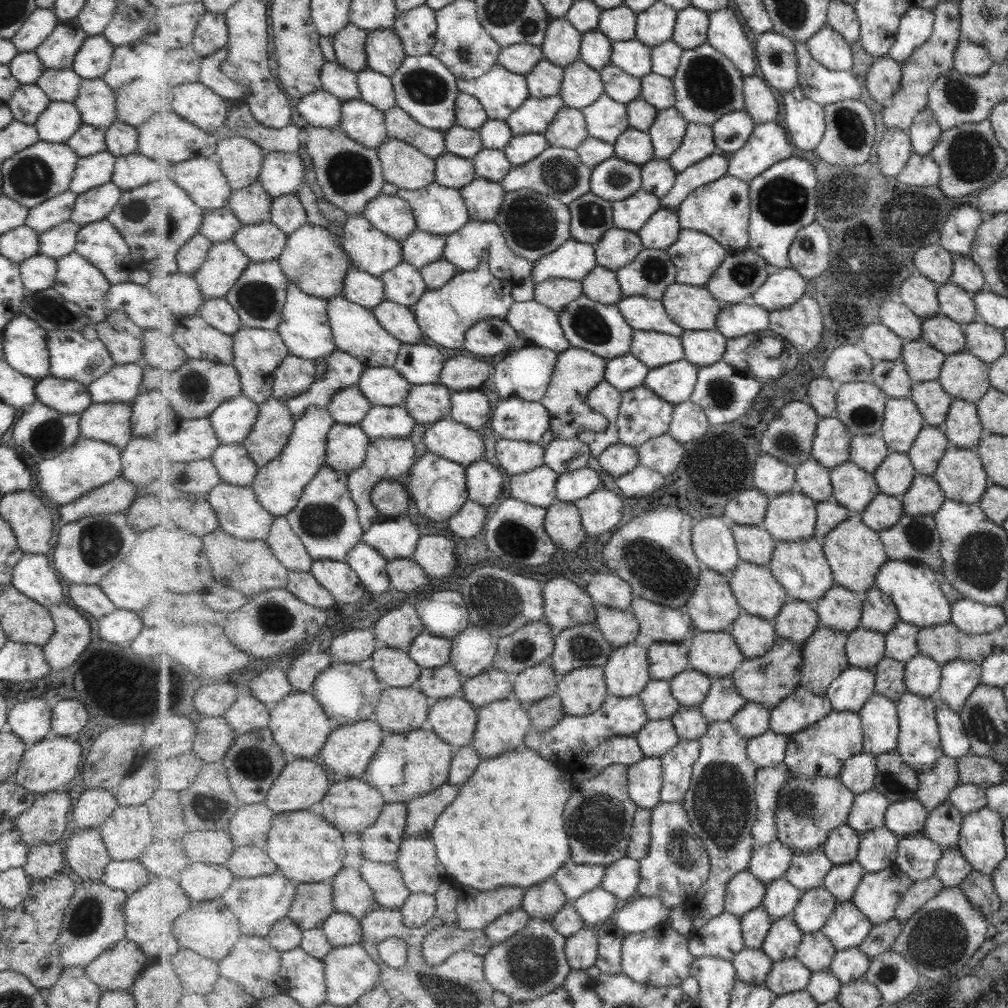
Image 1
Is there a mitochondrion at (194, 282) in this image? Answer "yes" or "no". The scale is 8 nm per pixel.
no

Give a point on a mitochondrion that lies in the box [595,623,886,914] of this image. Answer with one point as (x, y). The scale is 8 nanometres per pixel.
(721, 801)

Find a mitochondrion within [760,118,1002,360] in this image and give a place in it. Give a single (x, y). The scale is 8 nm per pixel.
(971, 157)

